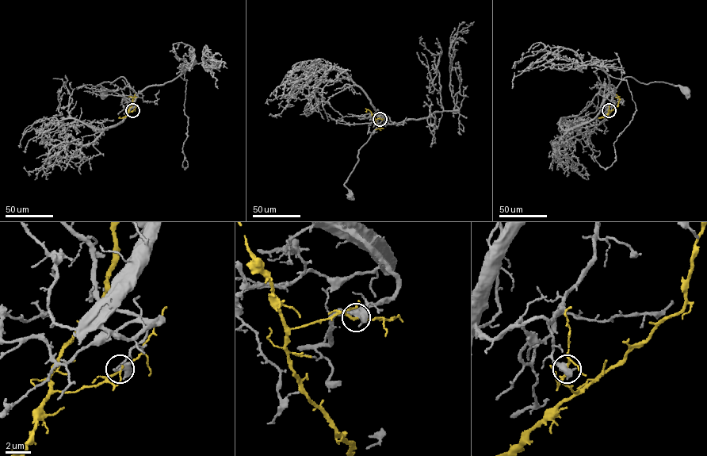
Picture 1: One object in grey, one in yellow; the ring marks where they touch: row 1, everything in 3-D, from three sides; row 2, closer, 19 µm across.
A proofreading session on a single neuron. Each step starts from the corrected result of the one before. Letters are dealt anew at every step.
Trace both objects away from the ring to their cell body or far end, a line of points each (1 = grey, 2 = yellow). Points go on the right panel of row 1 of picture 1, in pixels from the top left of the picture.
1: (609, 110), (601, 106), (605, 98), (626, 77), (645, 84), (664, 82), (678, 86), (687, 93)
2: (609, 110), (617, 105), (620, 97)

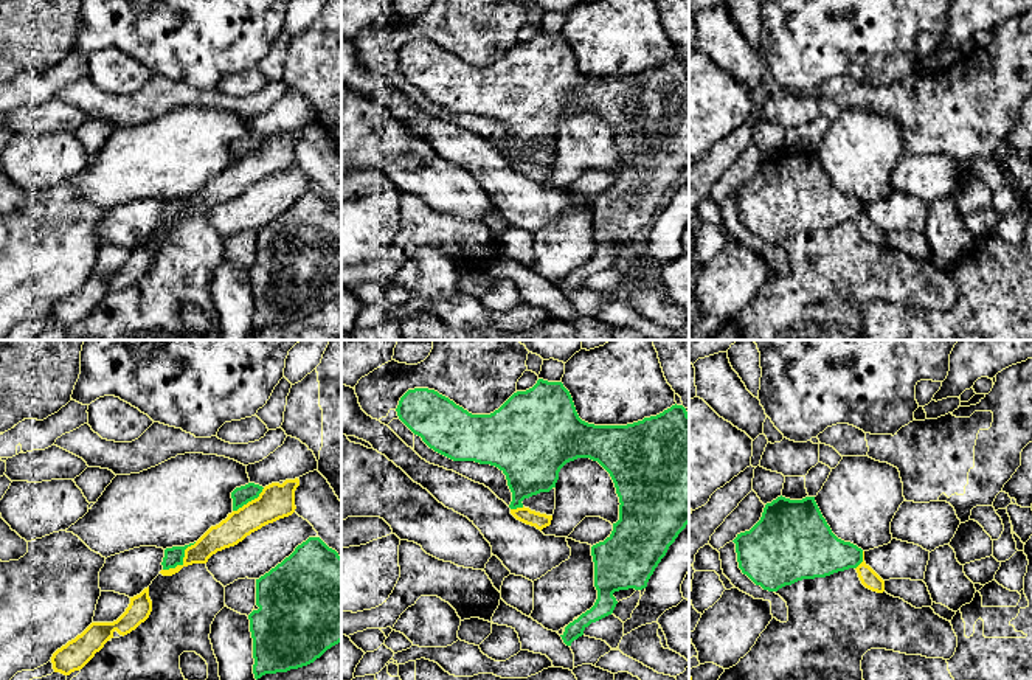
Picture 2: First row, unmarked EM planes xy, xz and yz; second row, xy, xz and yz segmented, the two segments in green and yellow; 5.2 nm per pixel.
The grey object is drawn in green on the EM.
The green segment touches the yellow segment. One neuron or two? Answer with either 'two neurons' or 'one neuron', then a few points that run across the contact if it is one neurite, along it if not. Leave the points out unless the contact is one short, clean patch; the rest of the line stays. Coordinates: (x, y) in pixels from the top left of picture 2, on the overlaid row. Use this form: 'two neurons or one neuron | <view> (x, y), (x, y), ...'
two neurons

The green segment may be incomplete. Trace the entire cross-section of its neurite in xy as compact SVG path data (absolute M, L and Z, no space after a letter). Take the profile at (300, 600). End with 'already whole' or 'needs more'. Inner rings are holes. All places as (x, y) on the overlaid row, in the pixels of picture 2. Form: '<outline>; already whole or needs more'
M309 537L256 579L256 605L248 615L255 678L313 663L341 641L341 557Z; already whole

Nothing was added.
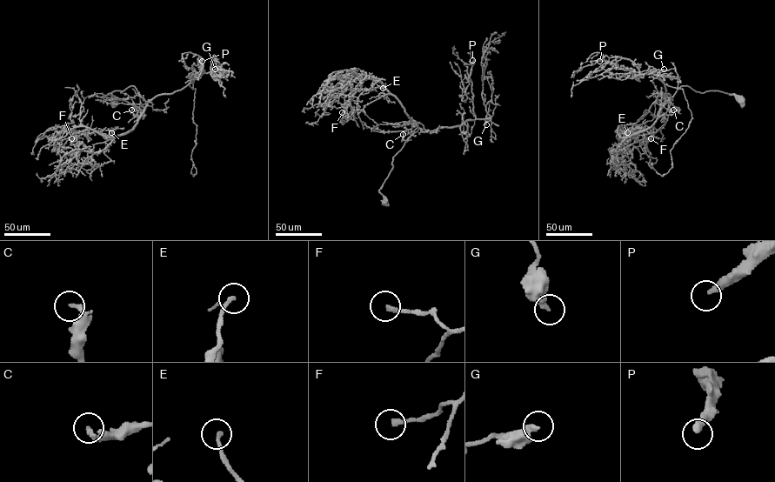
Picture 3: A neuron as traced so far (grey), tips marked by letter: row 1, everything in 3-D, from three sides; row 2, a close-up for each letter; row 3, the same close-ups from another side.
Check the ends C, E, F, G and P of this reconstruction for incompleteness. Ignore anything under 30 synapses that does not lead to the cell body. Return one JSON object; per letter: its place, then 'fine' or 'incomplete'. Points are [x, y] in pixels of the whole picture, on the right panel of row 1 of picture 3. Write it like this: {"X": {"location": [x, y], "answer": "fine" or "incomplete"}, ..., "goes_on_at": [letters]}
{"C": {"location": [673, 110], "answer": "fine"}, "E": {"location": [627, 132], "answer": "fine"}, "F": {"location": [651, 138], "answer": "fine"}, "G": {"location": [664, 69], "answer": "fine"}, "P": {"location": [599, 61], "answer": "incomplete"}, "goes_on_at": ["P"]}

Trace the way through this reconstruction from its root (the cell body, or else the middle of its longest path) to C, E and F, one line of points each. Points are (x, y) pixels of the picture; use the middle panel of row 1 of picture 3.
C: (384, 203), (384, 197), (379, 190), (391, 169), (393, 157), (411, 133), (418, 128), (406, 141), (403, 134)
E: (384, 203), (384, 197), (379, 190), (391, 169), (393, 157), (417, 125), (401, 103), (383, 88)
F: (384, 203), (379, 190), (391, 169), (393, 157), (417, 125), (401, 103), (370, 76), (357, 87), (342, 112)

